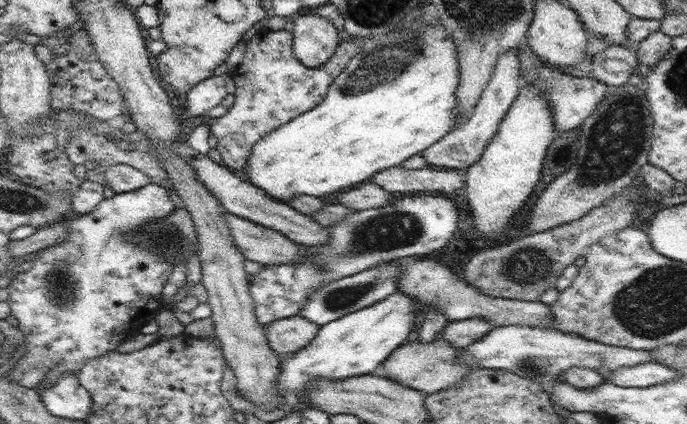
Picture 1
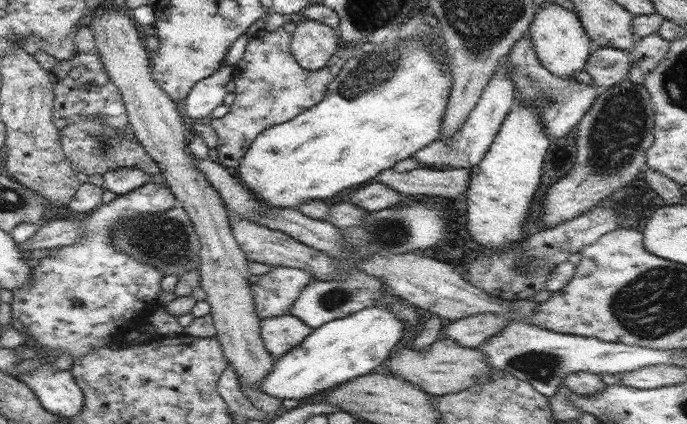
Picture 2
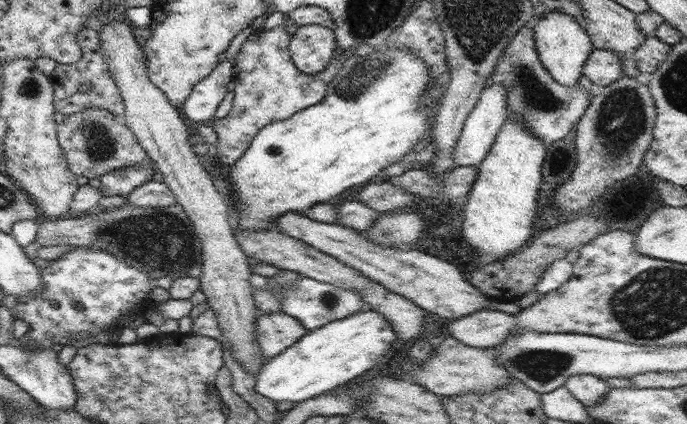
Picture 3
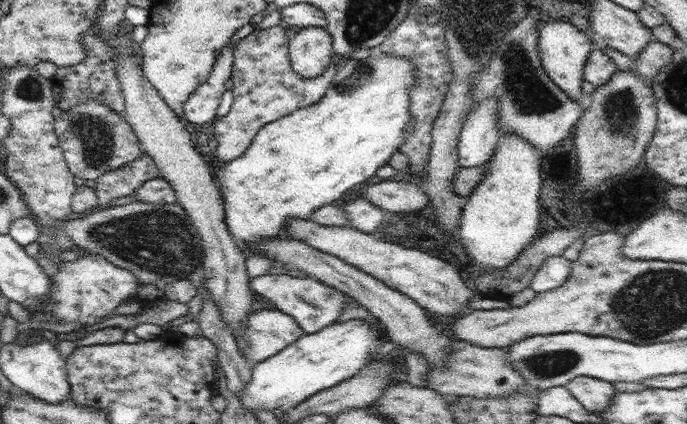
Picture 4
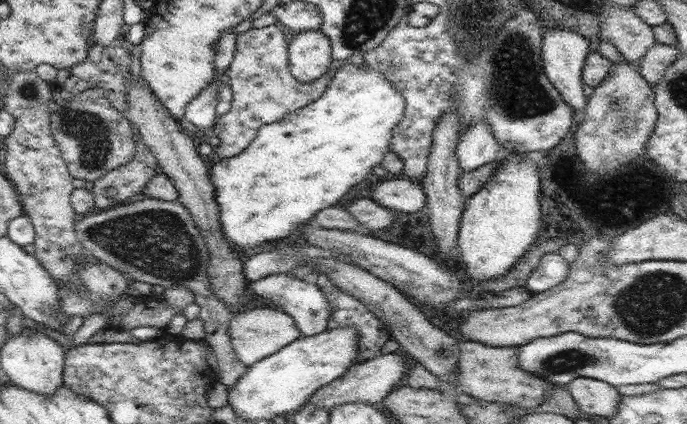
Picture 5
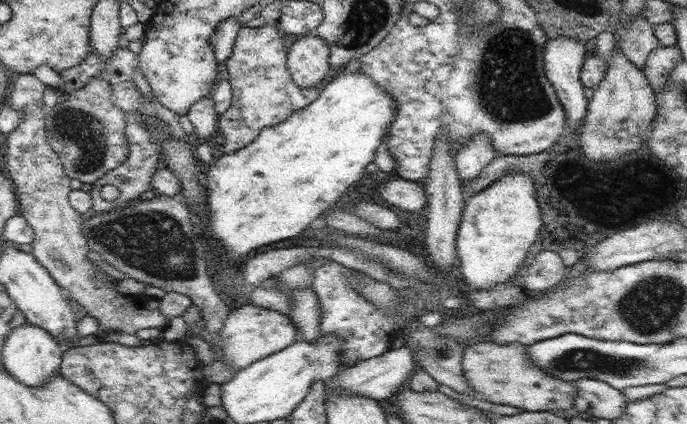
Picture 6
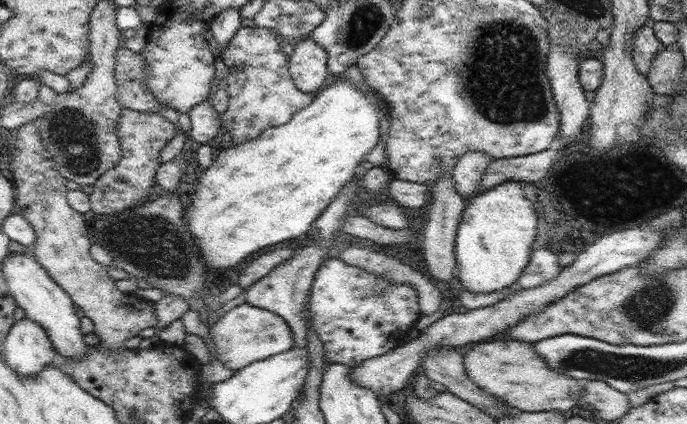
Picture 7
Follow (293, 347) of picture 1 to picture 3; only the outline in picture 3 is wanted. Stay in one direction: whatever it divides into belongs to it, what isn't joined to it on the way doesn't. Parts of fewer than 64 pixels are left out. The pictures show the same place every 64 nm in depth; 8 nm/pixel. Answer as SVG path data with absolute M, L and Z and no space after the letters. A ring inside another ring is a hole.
M284 311L262 313L256 317L256 344L268 360L298 342L307 332L299 320Z

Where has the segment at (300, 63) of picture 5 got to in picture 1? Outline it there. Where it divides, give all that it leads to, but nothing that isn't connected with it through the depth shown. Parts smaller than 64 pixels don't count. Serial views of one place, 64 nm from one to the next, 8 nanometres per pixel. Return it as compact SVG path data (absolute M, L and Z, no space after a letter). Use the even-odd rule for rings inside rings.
M303 10L294 22L293 36L294 56L308 68L326 64L343 37L328 18L309 10Z

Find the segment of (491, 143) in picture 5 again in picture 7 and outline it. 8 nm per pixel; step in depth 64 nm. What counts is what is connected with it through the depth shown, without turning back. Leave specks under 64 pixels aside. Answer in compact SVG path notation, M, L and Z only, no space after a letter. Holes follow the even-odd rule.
M471 151L464 154L451 173L456 184L456 192L466 199L480 193L482 176L487 172L490 162L492 159L486 157L485 153Z

